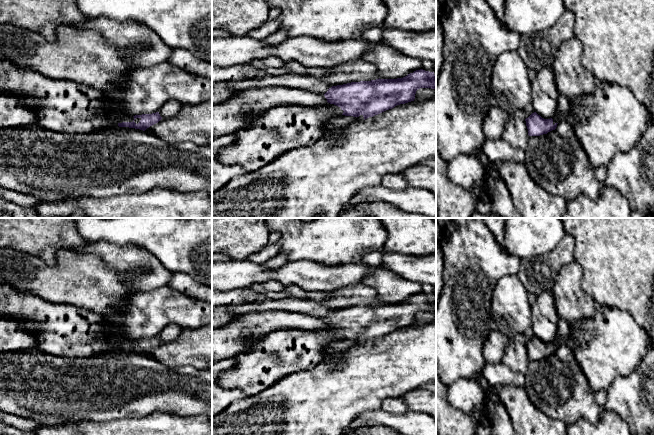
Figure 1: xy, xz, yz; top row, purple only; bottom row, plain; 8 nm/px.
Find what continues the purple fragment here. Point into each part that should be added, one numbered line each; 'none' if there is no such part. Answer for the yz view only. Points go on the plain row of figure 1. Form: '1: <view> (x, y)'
1: yz (563, 330)

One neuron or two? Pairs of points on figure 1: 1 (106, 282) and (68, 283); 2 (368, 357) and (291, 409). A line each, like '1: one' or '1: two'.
1: one
2: one

